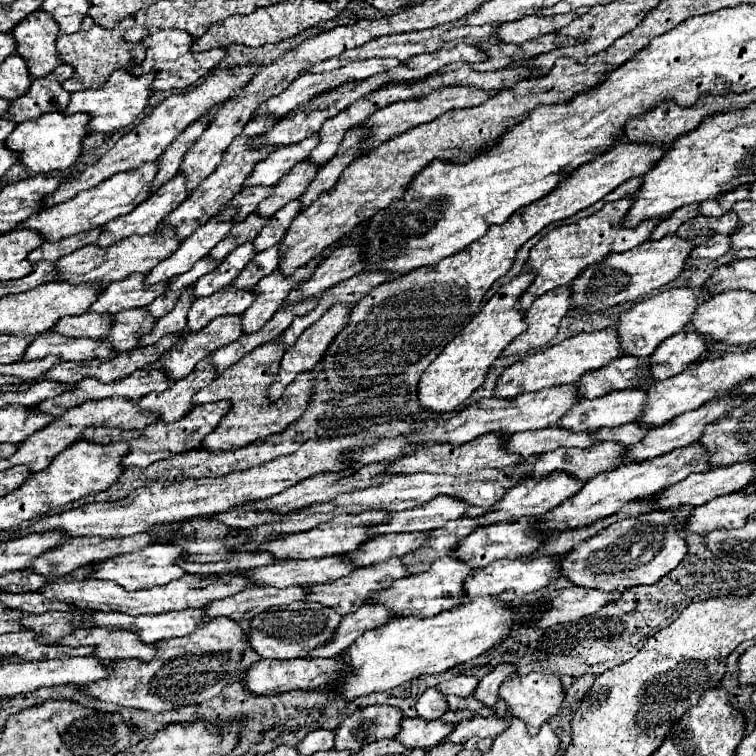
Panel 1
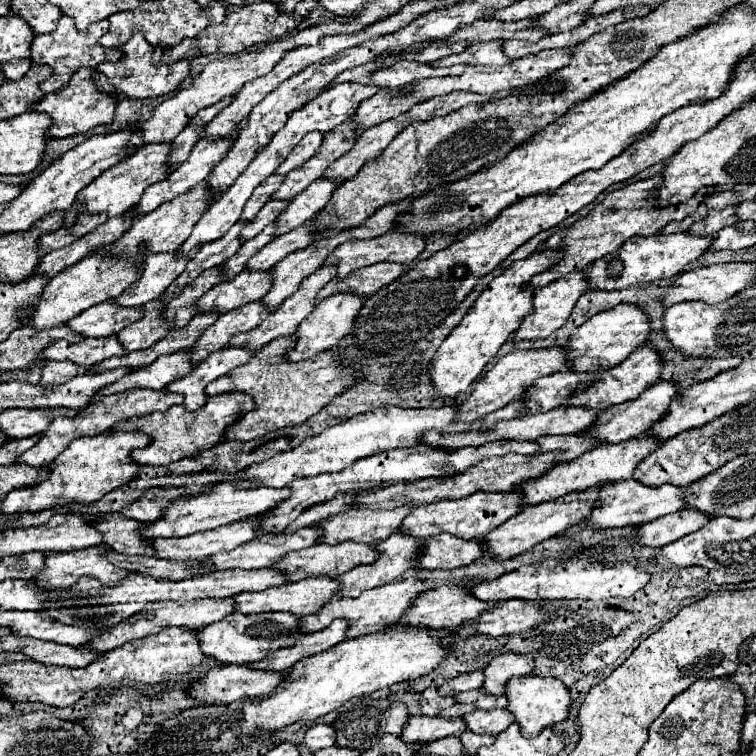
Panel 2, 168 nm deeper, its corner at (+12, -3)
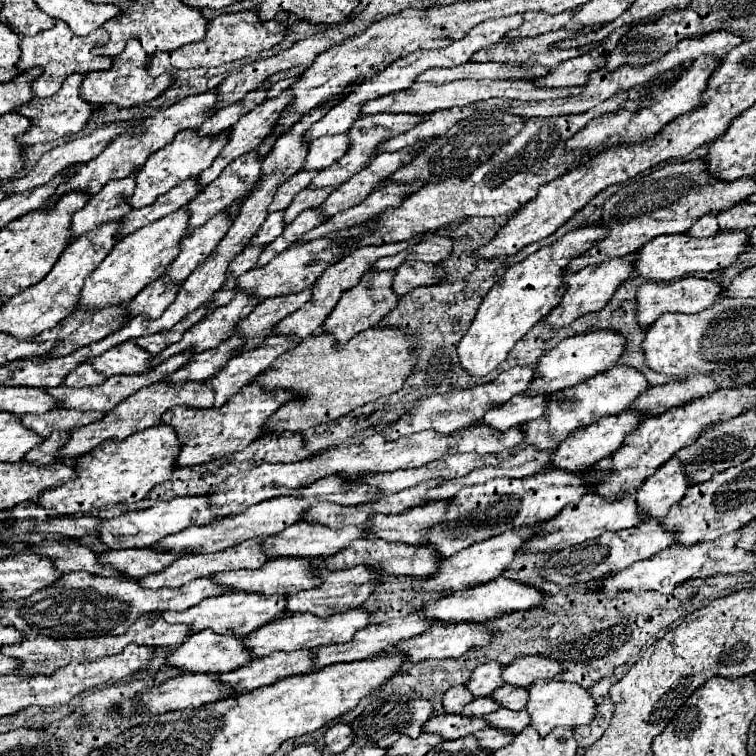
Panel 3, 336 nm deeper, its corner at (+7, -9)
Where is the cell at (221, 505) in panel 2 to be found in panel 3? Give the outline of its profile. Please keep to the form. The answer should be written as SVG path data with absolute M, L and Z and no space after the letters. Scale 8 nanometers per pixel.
M199 495L199 497L177 497L171 501L161 501L155 503L153 507L145 511L129 511L123 513L117 519L109 519L99 527L99 537L109 549L139 549L139 547L151 547L165 539L167 535L175 535L191 525L211 525L217 521L209 507L209 497Z

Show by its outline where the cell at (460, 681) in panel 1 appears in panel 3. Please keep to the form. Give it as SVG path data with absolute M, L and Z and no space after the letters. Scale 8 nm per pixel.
M485 663L485 665L479 665L473 673L471 673L471 677L469 677L469 681L467 681L467 689L471 691L471 695L477 699L477 697L489 697L489 693L493 693L497 687L501 687L503 685L503 681L501 681L501 665L497 665L497 663Z

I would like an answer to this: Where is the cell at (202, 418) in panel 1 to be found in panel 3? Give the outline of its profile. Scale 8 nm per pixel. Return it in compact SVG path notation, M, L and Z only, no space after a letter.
M257 383L245 385L241 393L235 393L221 409L189 409L189 407L173 407L163 413L161 423L171 425L181 441L181 451L177 457L179 467L191 467L199 463L209 463L213 459L243 451L251 441L263 435L263 425L267 417L271 417L285 401L295 395L289 391L265 393Z

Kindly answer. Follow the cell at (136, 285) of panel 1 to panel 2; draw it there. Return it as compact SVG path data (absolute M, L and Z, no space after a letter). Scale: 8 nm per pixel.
M180 251L168 255L148 255L142 265L142 277L112 301L122 307L134 307L160 299L160 295L184 271L190 259L192 255L180 255Z

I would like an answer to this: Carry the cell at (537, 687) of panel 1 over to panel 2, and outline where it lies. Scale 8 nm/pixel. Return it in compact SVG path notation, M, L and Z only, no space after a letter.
M538 675L512 677L506 685L506 697L508 697L508 709L514 713L522 735L528 739L540 735L540 731L550 727L550 725L566 721L568 711L570 711L570 703L572 703L570 689L560 679L538 677Z

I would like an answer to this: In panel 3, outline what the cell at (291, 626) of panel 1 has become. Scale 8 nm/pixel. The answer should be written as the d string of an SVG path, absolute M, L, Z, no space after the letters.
M211 629L193 633L191 637L187 637L185 643L181 643L173 653L167 655L167 665L179 667L183 671L201 671L201 673L225 673L225 671L249 665L251 661L253 661L253 655L245 647L245 637L219 635L219 633L213 633Z

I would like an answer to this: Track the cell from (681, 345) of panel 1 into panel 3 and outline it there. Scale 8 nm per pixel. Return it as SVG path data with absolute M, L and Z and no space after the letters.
M613 365L605 373L581 385L561 389L553 393L553 401L549 403L549 409L545 409L545 415L541 419L519 425L521 429L525 429L525 447L533 445L537 449L555 449L575 429L591 425L605 415L617 415L625 411L641 393L647 391L647 387L649 383L645 375L641 375L637 369L627 367L627 365Z

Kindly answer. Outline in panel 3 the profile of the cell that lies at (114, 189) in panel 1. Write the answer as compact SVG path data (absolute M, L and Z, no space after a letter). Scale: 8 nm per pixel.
M185 129L177 133L177 137L169 145L149 155L145 165L135 173L135 193L125 197L125 203L131 209L141 209L151 205L159 195L167 193L177 183L195 177L197 173L201 173L201 169L207 169L213 163L213 157L217 157L217 153L221 151L223 143L225 143L225 133L221 133L221 137L197 137L195 129Z

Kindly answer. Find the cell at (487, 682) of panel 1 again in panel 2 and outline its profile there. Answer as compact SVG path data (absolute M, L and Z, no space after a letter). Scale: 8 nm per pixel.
M518 653L498 655L484 669L486 681L484 681L482 691L500 695L500 693L504 693L504 683L508 683L508 679L518 677L518 675L528 675L532 671L534 671L534 661L530 655L518 655Z

